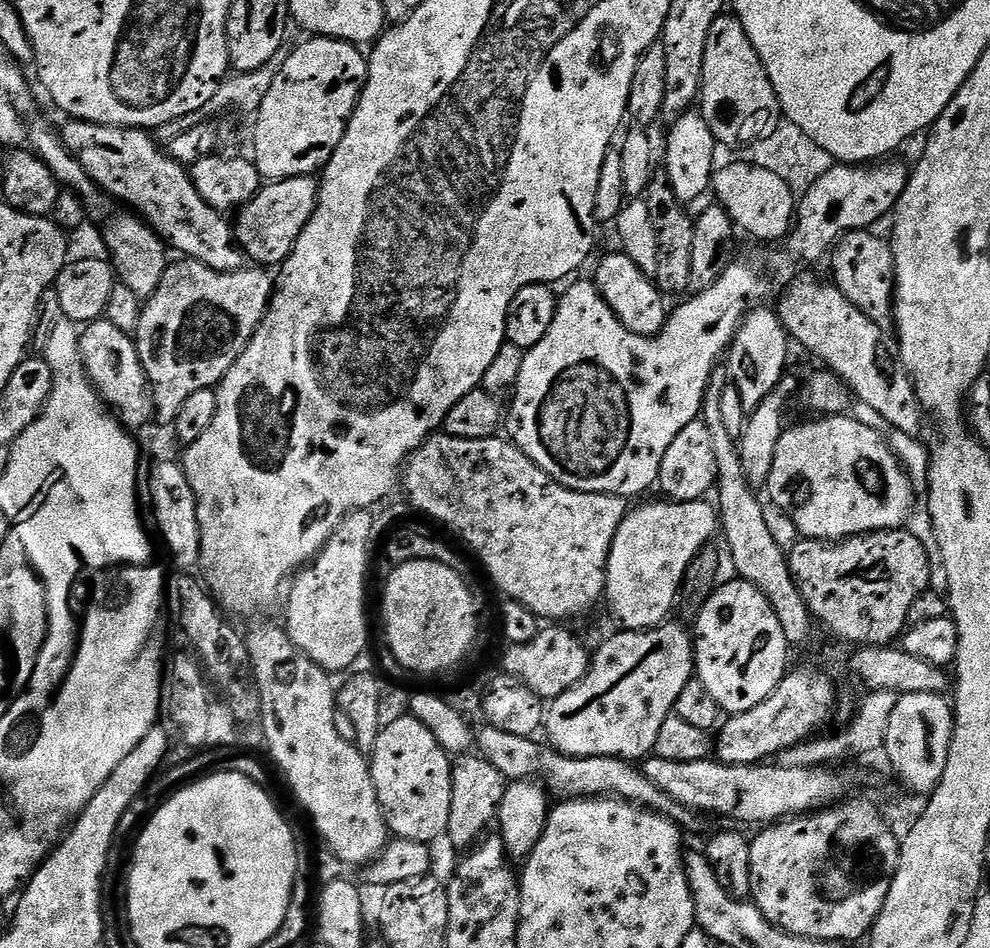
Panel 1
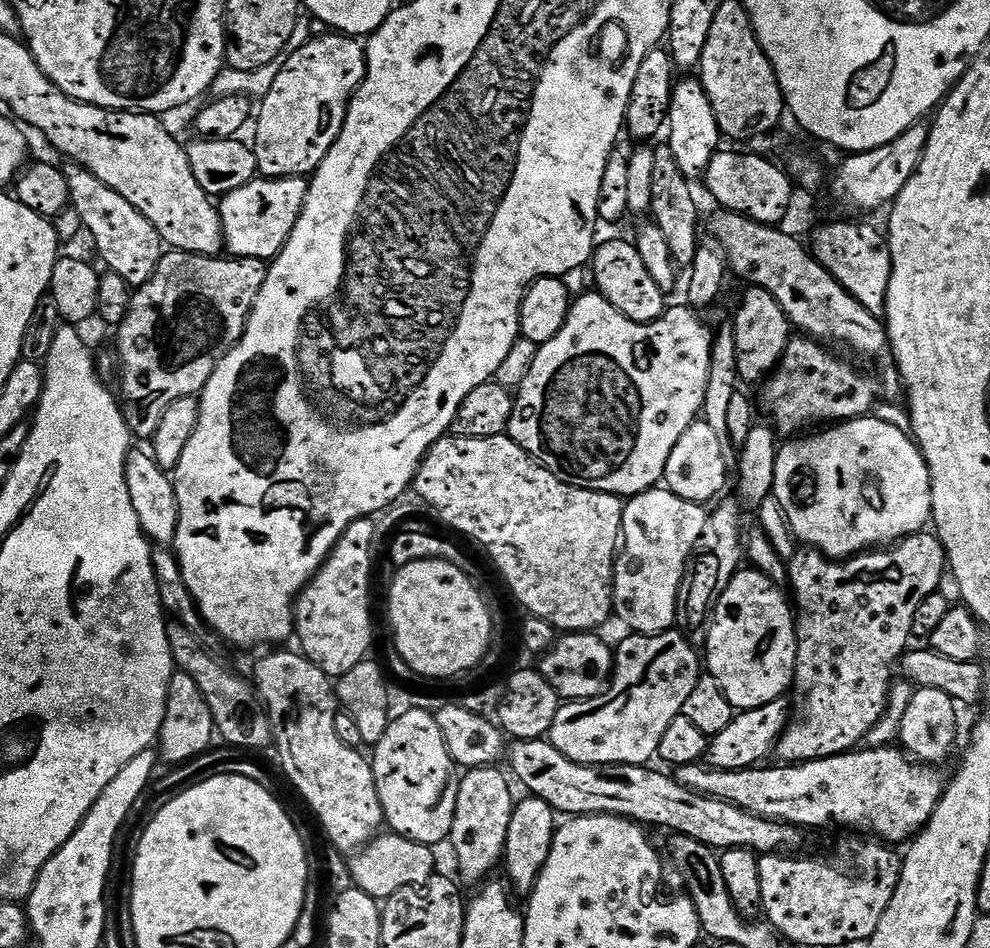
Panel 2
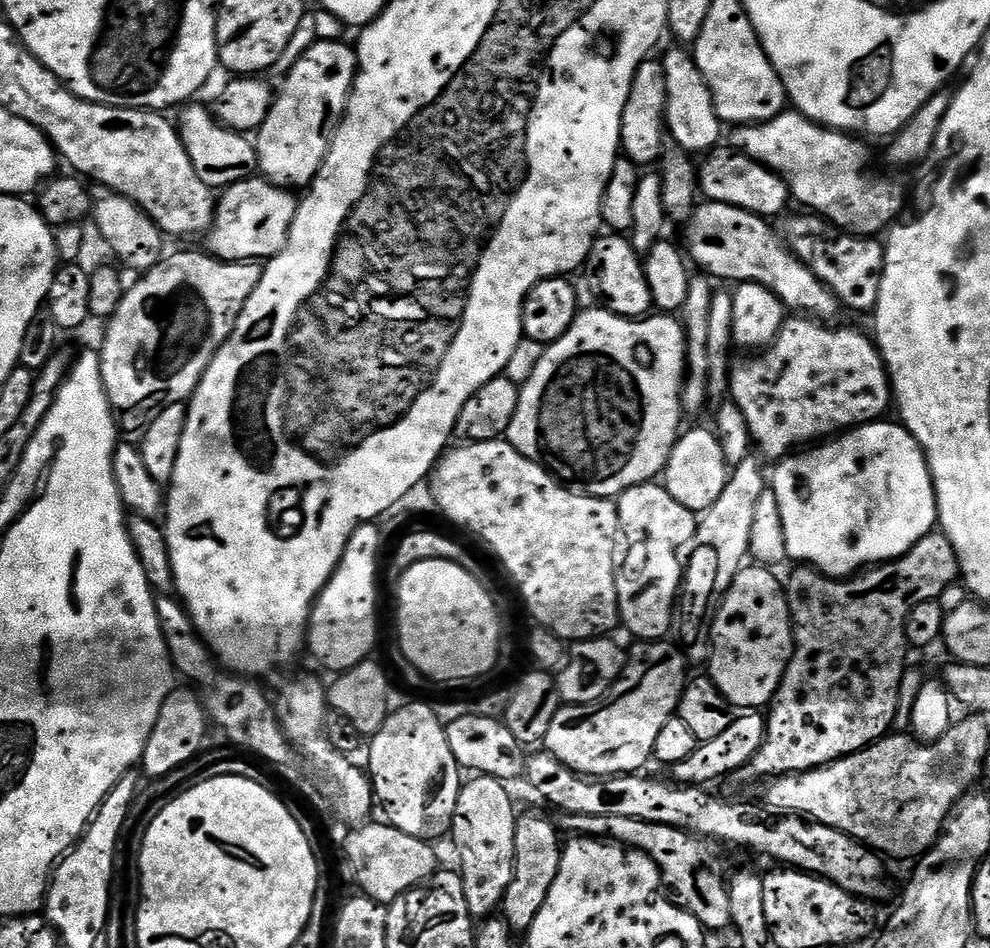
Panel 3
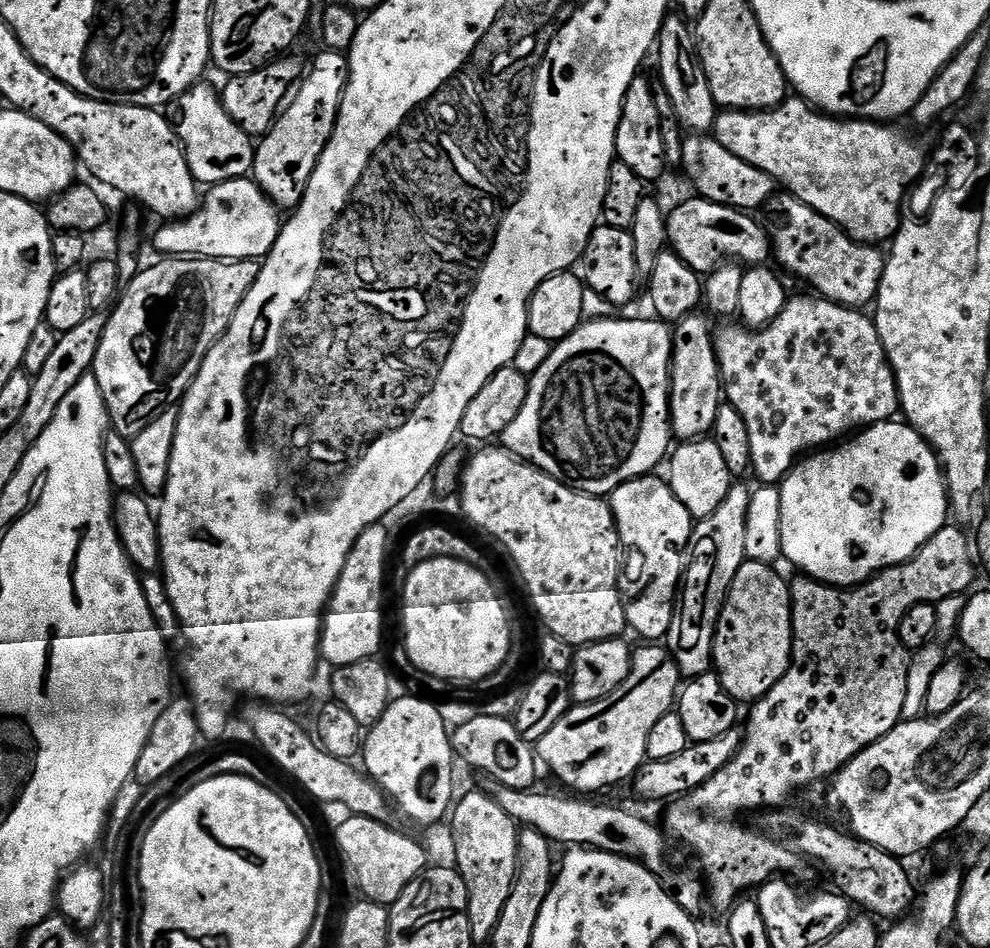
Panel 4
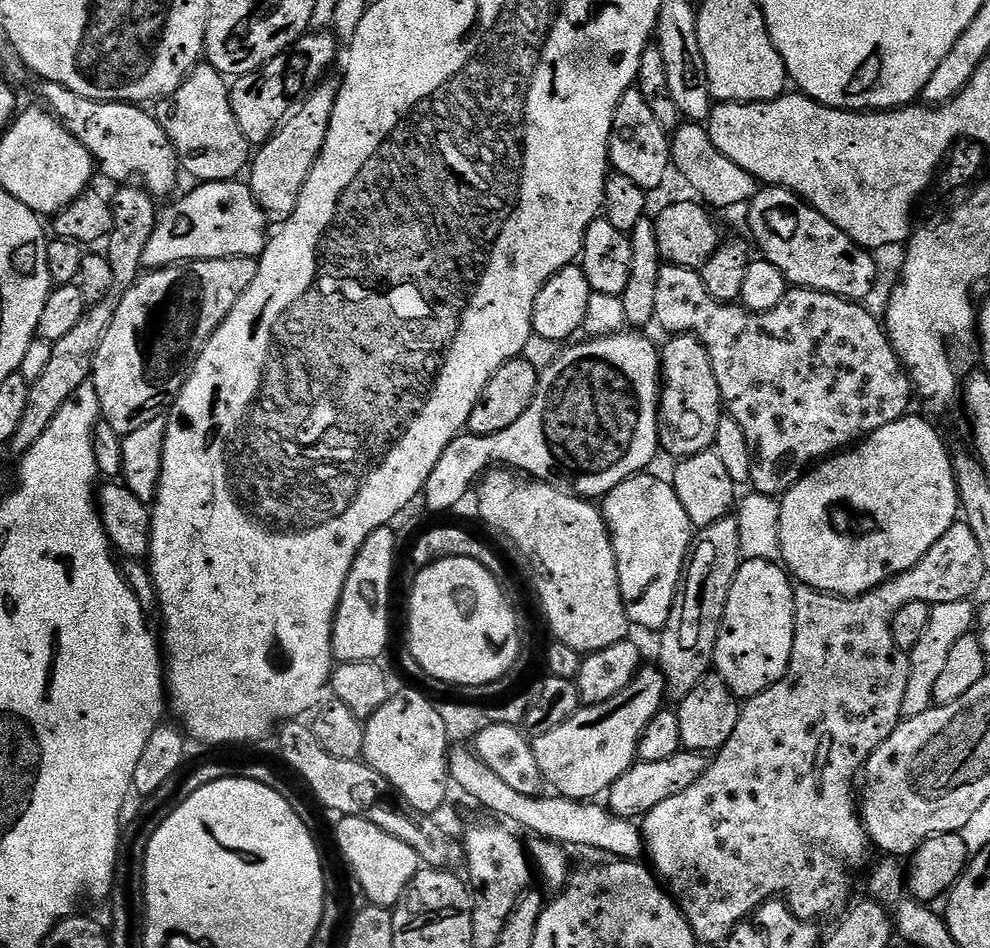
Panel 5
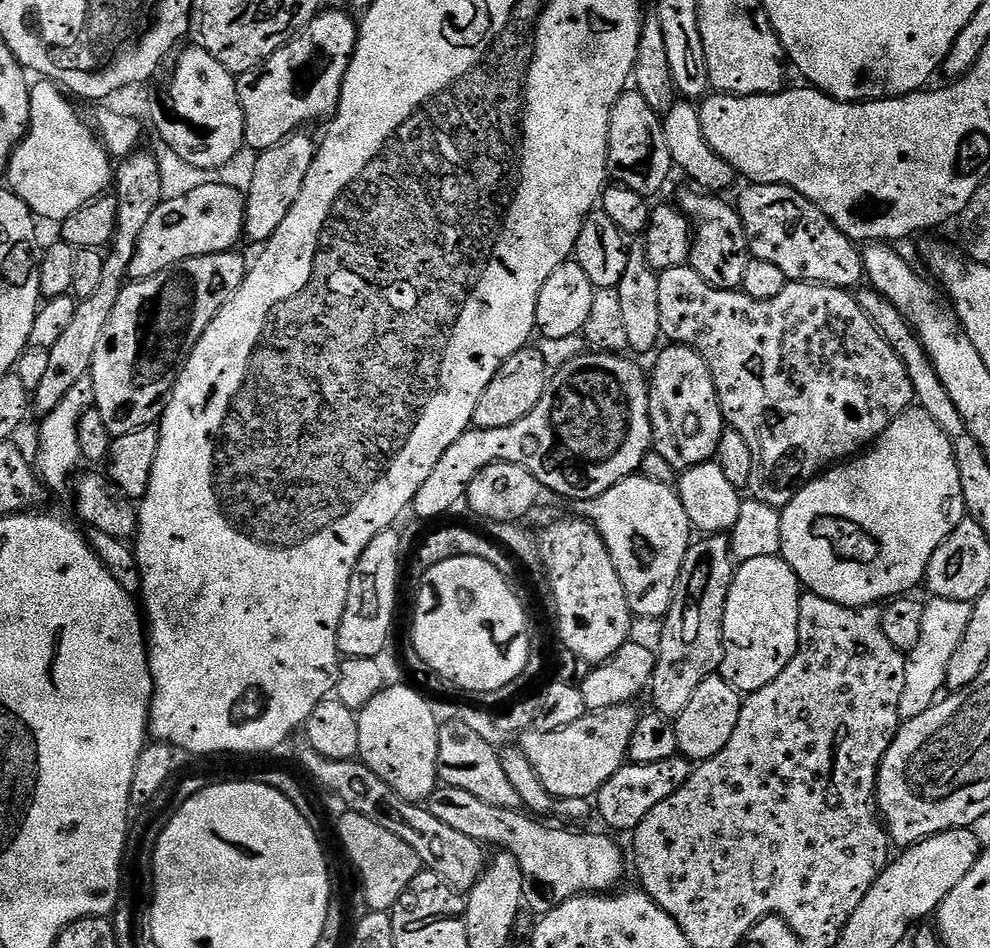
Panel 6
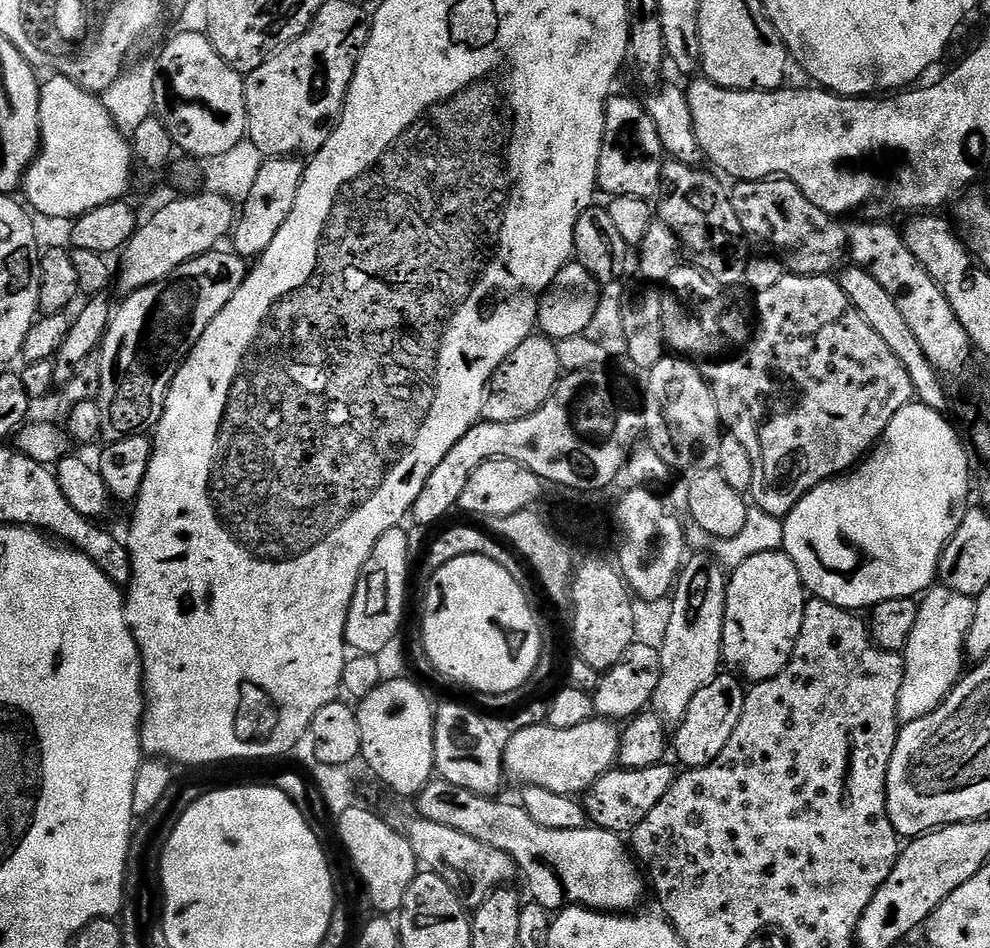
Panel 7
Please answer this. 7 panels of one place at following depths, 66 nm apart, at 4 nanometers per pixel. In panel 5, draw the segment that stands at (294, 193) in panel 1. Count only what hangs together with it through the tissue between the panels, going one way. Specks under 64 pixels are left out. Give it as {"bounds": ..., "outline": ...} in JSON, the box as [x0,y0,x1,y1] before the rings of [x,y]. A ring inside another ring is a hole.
{"bounds":[144,179,270,270],"outline":[[[239,179],[200,182],[181,200],[173,199],[173,204],[157,215],[154,234],[150,234],[150,242],[146,242],[144,268],[155,270],[183,266],[189,260],[259,257],[270,232],[267,232],[264,212],[258,206],[251,187],[240,183]]]}

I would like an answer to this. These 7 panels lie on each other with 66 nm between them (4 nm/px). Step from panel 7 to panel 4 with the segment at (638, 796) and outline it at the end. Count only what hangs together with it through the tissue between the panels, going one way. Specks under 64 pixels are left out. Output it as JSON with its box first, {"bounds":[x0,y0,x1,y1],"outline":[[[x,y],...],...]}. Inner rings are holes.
{"bounds":[634,727,741,802],"outline":[[[735,727],[726,730],[726,734],[718,734],[718,738],[710,738],[710,742],[692,744],[675,758],[648,760],[634,777],[637,794],[644,800],[664,800],[663,802],[671,802],[691,794],[698,786],[714,778],[714,774],[718,774],[718,770],[722,770],[722,766],[726,766],[730,758],[734,758],[734,754],[740,748],[741,739],[741,729]]]}

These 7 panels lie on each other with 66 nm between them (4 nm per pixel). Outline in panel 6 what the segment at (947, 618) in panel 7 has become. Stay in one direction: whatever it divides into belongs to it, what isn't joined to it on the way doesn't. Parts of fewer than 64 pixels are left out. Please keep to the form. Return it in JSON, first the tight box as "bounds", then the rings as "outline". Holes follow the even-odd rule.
{"bounds":[901,598,973,721],"outline":[[[932,598],[929,601],[924,604],[922,635],[918,637],[918,646],[914,646],[906,656],[908,688],[902,690],[901,721],[918,718],[918,714],[922,714],[937,703],[938,697],[946,688],[946,674],[950,666],[950,658],[954,658],[954,650],[958,650],[958,646],[963,642],[966,626],[970,626],[973,610],[971,603],[939,598]]]}

